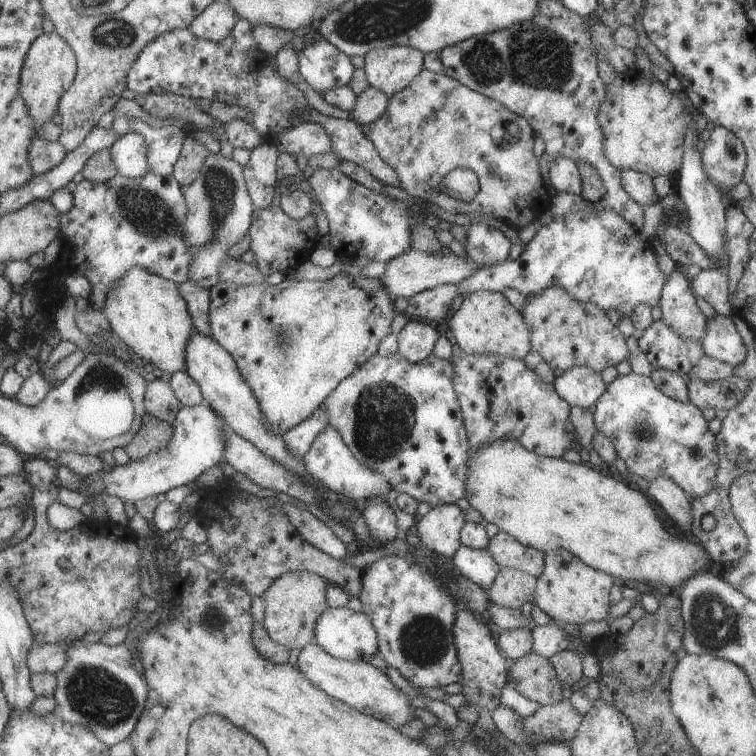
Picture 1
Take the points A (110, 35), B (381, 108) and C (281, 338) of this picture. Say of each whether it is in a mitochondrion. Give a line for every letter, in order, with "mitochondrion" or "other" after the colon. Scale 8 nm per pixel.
A: mitochondrion
B: other
C: mitochondrion

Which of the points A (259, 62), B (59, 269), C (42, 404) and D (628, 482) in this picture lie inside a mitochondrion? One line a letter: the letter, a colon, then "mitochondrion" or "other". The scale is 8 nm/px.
A: other
B: other
C: other
D: other

